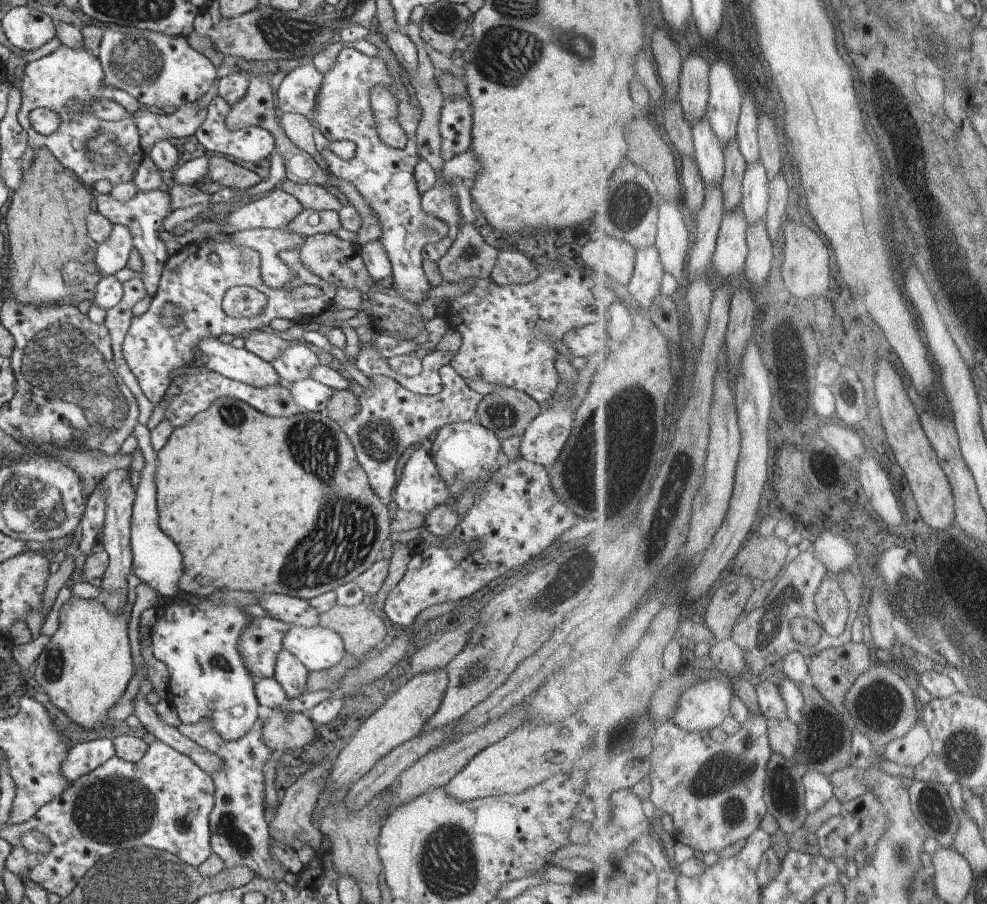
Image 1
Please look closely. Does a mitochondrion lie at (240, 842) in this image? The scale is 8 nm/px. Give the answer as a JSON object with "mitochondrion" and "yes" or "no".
{"mitochondrion":"yes"}

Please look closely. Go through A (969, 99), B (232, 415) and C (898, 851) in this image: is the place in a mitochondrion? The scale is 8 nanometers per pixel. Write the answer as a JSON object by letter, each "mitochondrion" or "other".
{"A":"other","B":"mitochondrion","C":"mitochondrion"}

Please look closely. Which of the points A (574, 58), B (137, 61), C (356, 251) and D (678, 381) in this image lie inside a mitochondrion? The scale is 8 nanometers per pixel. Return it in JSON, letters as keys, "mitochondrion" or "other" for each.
{"A":"mitochondrion","B":"mitochondrion","C":"other","D":"other"}

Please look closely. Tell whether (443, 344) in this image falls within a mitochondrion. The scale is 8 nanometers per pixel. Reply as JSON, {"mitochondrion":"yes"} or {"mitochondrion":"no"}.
{"mitochondrion":"no"}

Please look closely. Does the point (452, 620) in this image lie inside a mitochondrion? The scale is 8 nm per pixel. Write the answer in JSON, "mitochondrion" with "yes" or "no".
{"mitochondrion":"no"}

